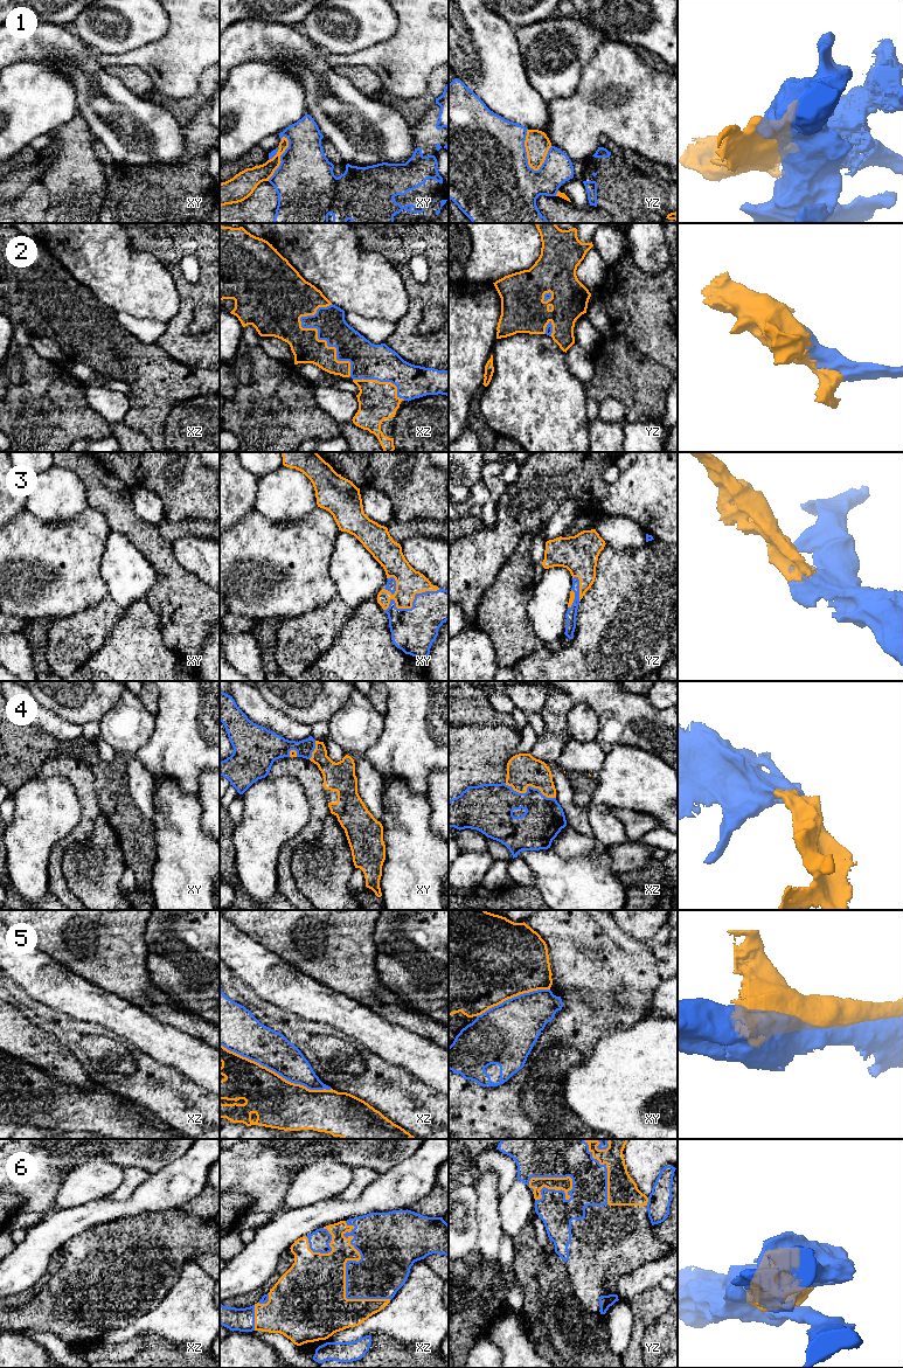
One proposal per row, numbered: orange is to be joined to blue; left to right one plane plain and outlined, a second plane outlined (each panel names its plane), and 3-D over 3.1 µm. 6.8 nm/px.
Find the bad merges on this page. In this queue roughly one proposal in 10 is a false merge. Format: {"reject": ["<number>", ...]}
{"reject": ["5"]}

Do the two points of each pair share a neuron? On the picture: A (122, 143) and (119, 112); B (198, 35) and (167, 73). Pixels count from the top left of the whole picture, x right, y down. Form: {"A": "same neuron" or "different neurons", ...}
{"A": "same neuron", "B": "same neuron"}

